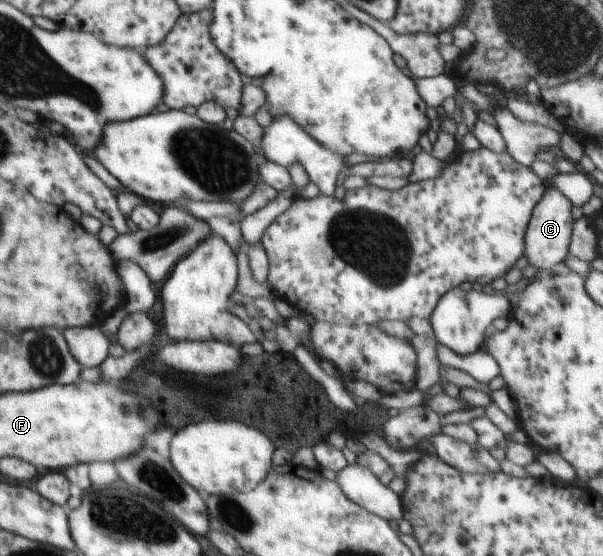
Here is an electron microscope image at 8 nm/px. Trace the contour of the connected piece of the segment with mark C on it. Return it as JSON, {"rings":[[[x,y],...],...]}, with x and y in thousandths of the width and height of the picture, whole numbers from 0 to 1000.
{"rings":[[[909,329],[897,360],[884,376],[876,412],[871,419],[869,457],[876,475],[887,478],[902,493],[914,489],[914,482],[934,471],[945,444],[949,414],[952,408],[950,367],[930,344]]]}

